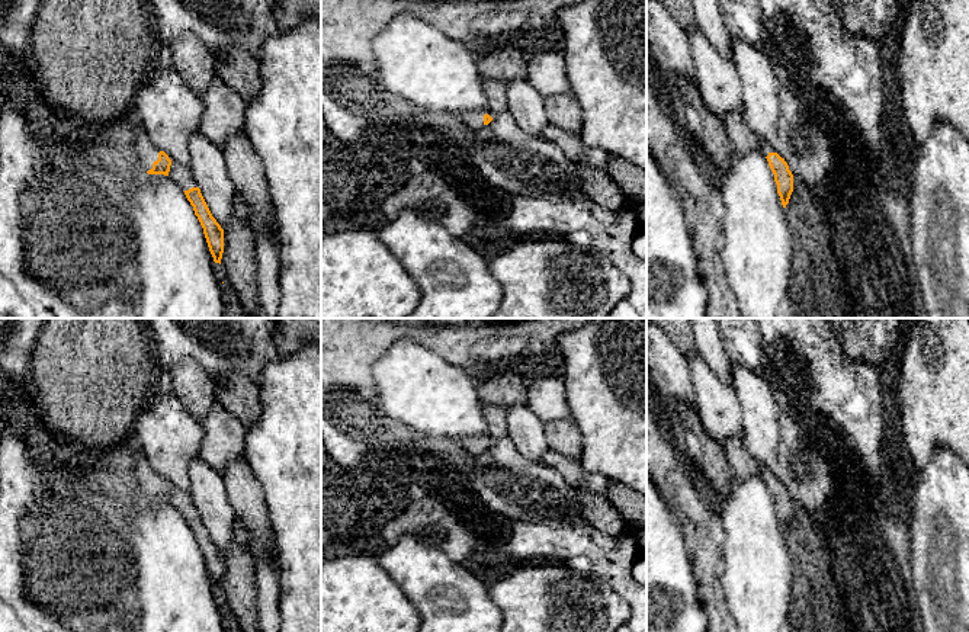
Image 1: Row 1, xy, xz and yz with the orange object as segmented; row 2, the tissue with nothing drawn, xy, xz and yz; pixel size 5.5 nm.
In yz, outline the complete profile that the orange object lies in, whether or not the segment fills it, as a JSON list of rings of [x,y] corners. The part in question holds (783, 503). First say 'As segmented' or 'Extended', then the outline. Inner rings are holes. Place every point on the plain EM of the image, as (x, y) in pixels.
Extended. [[[731,437],[723,446],[728,463],[735,481],[745,481],[753,477],[761,478],[774,500],[777,519],[783,533],[789,529],[793,517],[793,500],[787,488],[764,465],[761,465],[742,445],[741,440]]]

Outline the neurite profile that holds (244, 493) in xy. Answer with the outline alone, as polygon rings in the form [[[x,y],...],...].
[[[244,458],[232,459],[221,477],[235,520],[241,522],[248,532],[248,551],[253,543],[261,543],[269,551],[273,568],[277,570],[276,542],[261,484]]]

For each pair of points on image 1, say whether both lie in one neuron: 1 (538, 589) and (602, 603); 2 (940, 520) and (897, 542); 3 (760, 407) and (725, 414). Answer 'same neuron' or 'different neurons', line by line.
1: same neuron
2: different neurons
3: different neurons

